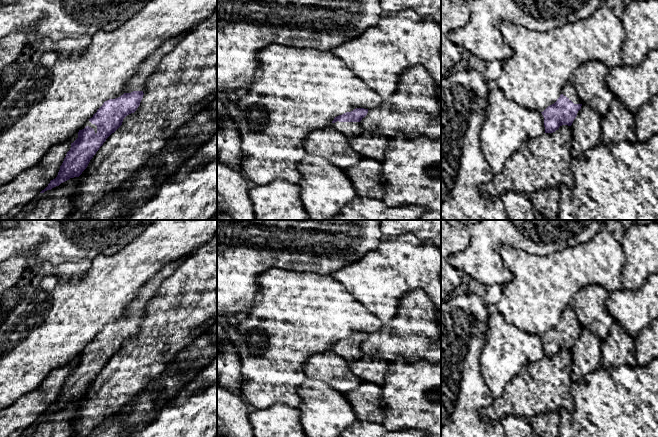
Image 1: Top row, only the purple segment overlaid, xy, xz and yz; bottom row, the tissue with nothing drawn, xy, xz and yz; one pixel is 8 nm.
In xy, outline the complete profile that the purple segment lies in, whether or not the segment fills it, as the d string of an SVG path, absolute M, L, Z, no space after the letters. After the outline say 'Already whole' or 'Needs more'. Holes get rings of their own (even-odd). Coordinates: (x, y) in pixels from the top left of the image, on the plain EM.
M180 262L165 265L138 291L126 308L125 317L105 325L93 341L84 347L78 356L78 362L71 367L57 401L40 417L82 398L106 363L122 349L123 343L137 334L147 303L156 294L161 283L175 272Z. Needs more

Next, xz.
M356 332L334 342L332 351L353 363L364 356L360 345L367 339L368 333Z. Needs more

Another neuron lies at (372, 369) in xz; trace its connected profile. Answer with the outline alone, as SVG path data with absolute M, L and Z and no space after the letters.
M365 355L353 362L349 363L349 368L363 382L369 382L382 385L384 376L389 365L389 360L377 355Z

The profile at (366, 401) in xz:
M363 382L359 387L343 393L359 421L379 424L382 423L386 414L381 394L382 386L369 382Z

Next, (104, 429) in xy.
M156 390L141 391L117 413L124 418L122 422L110 417L104 420L89 437L133 437L136 432L155 420L158 398L159 392Z

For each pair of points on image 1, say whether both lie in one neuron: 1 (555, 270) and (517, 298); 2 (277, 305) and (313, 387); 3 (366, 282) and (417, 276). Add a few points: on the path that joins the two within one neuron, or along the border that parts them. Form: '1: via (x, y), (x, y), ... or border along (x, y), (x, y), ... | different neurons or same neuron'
1: via (546, 279), (526, 298) | same neuron
2: border along (307, 378), (298, 388), (301, 401) | different neurons
3: via (379, 280), (383, 276), (404, 276) | same neuron

